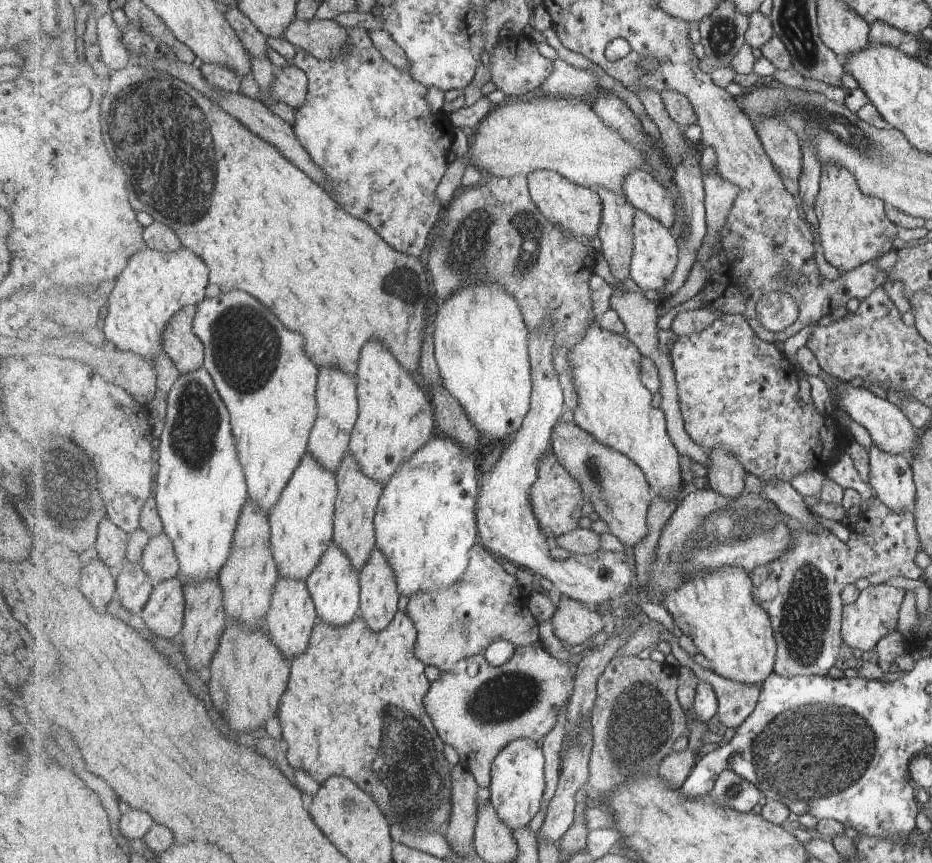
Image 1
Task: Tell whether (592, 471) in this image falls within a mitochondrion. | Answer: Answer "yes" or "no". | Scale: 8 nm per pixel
yes

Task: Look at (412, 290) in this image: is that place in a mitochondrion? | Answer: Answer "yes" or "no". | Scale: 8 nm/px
yes

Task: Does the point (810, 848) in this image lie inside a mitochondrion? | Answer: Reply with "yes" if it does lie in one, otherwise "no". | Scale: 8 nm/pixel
no

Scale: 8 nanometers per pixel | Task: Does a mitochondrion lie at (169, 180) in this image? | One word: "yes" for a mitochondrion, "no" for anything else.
yes

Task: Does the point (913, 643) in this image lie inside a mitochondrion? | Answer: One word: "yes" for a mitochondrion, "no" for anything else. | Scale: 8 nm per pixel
no

